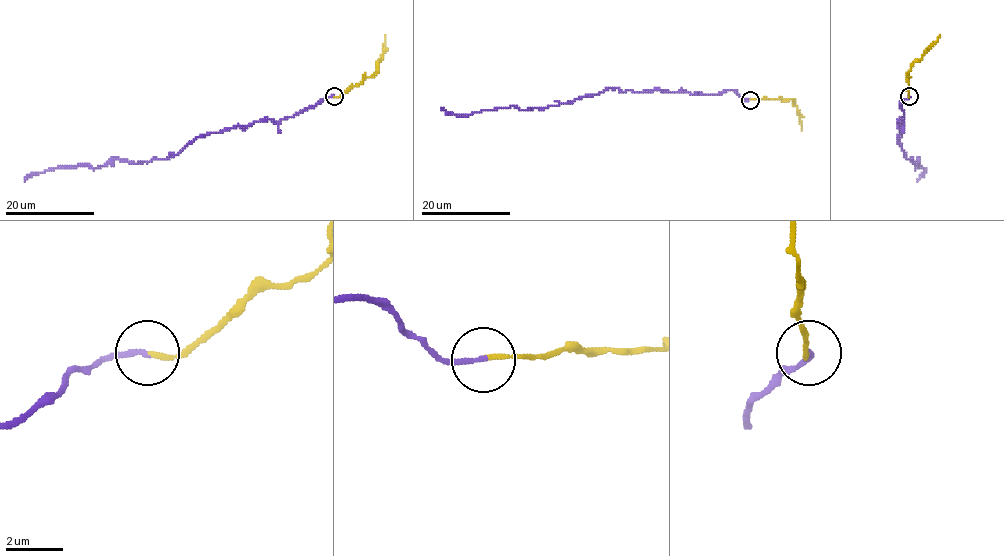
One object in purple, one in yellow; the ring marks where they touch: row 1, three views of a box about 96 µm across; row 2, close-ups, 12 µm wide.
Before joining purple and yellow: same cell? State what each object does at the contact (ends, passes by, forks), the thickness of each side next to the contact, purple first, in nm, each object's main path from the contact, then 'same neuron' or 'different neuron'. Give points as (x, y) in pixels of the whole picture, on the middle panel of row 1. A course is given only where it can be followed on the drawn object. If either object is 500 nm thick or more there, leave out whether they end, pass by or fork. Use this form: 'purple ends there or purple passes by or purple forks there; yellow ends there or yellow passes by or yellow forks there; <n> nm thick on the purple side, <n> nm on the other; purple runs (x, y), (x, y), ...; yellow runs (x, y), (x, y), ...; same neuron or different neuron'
purple ends there; yellow ends there; 180 nm thick on the purple side, 150 nm on the other; purple runs (751, 99), (743, 99), (733, 90), (693, 94), (606, 88), (544, 108), (514, 106), (459, 116), (442, 108); yellow runs (751, 99), (793, 99), (801, 129); different neuron

